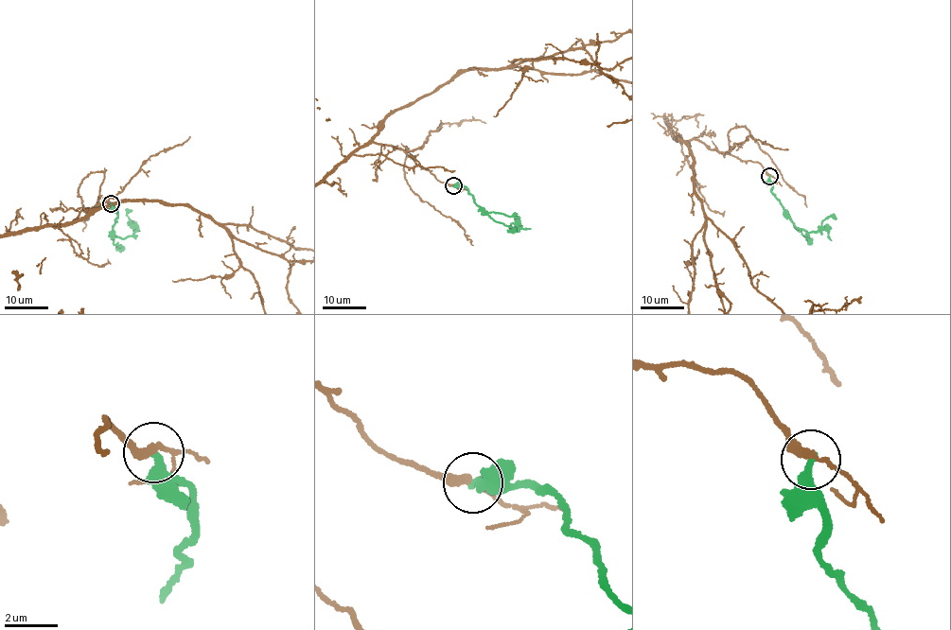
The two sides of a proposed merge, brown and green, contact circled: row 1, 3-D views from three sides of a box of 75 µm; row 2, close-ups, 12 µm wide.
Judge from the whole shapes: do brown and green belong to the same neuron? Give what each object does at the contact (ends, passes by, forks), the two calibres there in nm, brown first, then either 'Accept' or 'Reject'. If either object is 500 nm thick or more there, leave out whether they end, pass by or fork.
At the ring brown passes by. At the ring green ends. Thickness 280 nm (brown) against 360 nm. Reject

